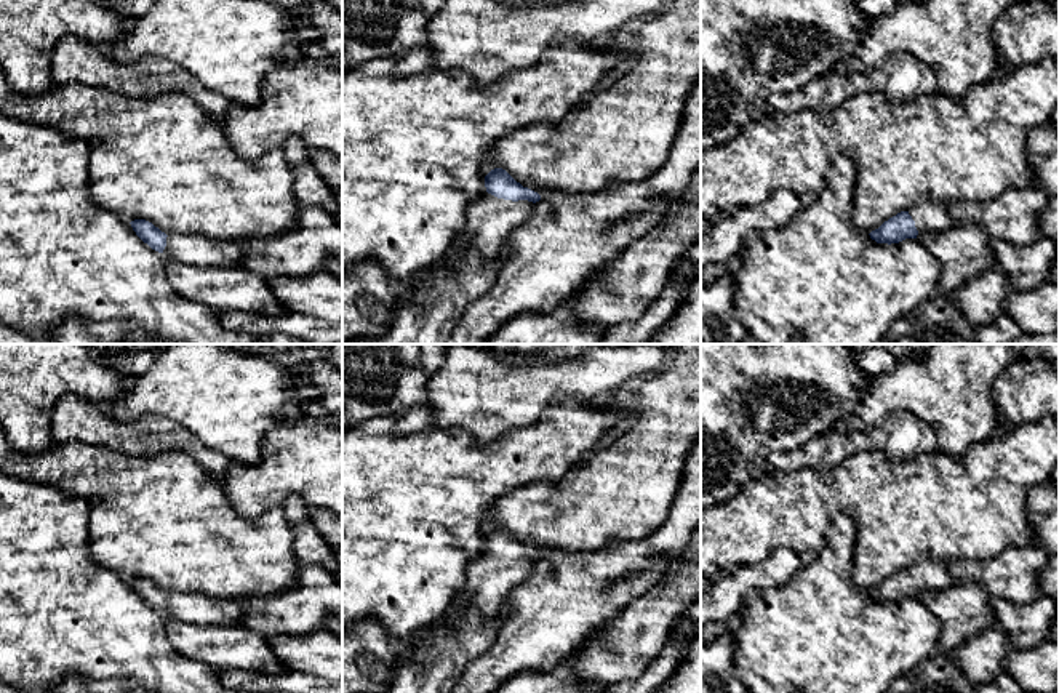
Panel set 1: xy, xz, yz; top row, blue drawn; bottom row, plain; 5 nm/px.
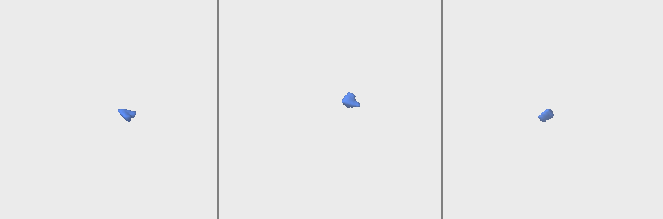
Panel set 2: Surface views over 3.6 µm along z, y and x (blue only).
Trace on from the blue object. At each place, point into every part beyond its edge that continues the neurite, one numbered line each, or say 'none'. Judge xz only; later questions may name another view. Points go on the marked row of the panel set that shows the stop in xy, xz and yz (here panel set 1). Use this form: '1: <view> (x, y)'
1: xz (490, 220)

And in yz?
1: yz (930, 216)

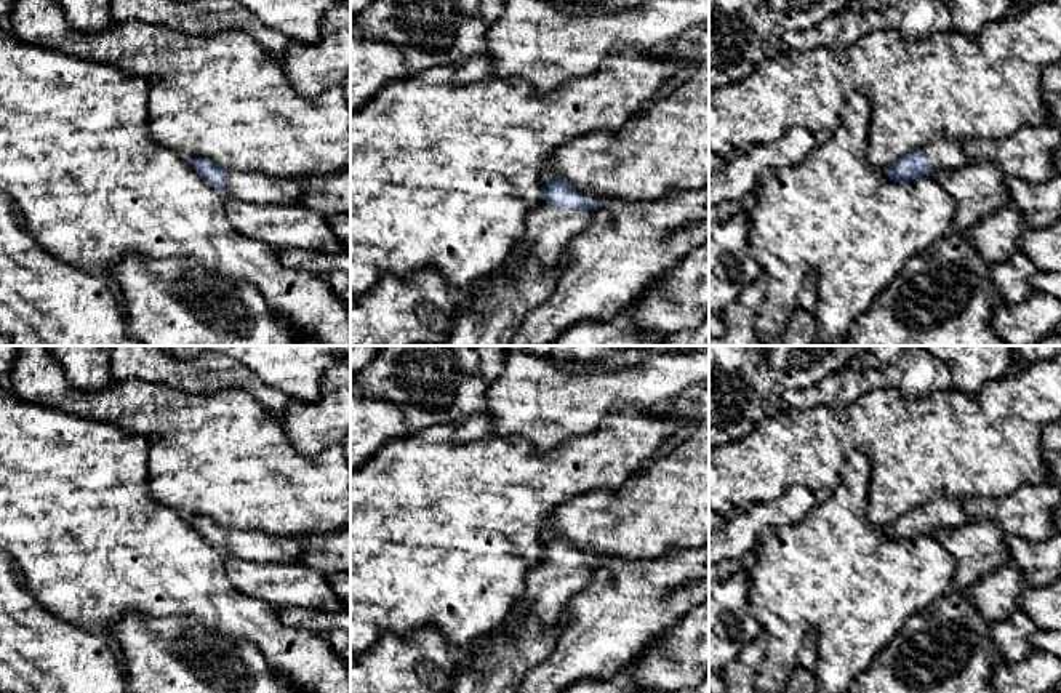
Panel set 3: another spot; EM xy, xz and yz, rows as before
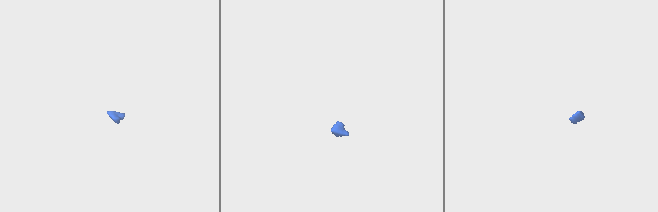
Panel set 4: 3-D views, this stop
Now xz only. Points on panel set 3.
1: xz (549, 228)

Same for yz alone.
1: yz (944, 154)

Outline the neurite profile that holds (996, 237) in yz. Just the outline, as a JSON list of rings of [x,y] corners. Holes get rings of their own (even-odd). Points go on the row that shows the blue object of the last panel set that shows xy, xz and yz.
[[[1007,206],[991,213],[963,235],[991,264],[1008,261],[1019,248],[1019,238],[1027,230],[1018,210]]]

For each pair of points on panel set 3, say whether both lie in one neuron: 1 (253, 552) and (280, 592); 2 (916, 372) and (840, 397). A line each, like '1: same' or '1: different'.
1: different
2: same

